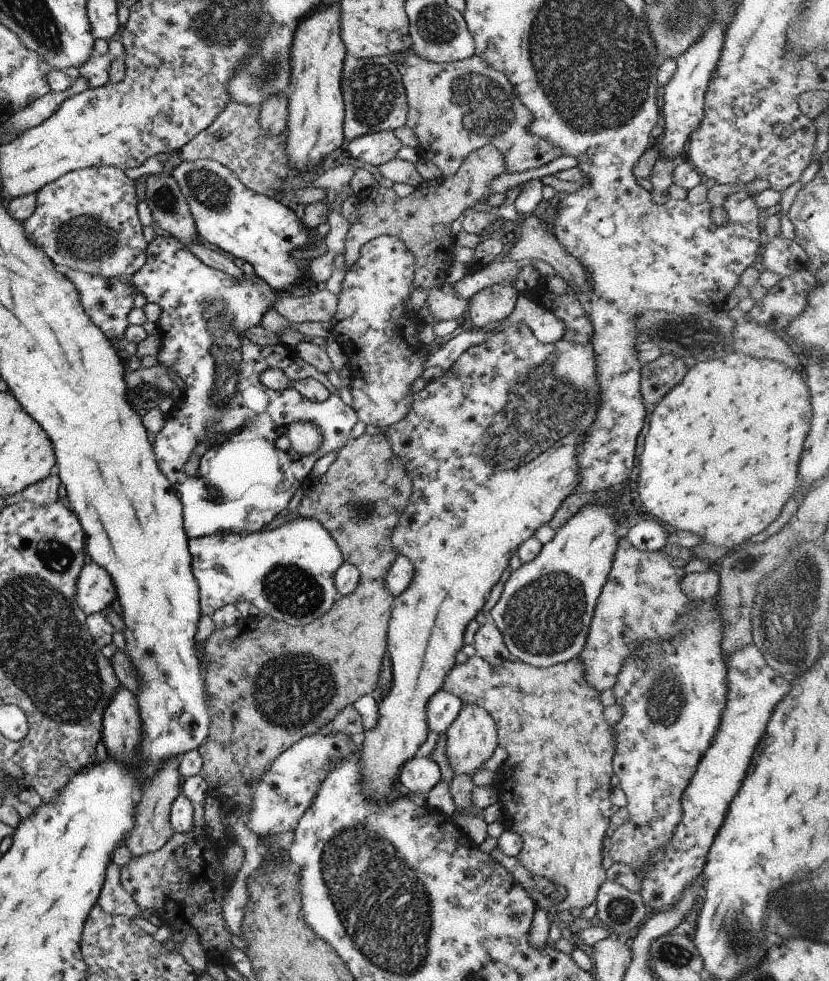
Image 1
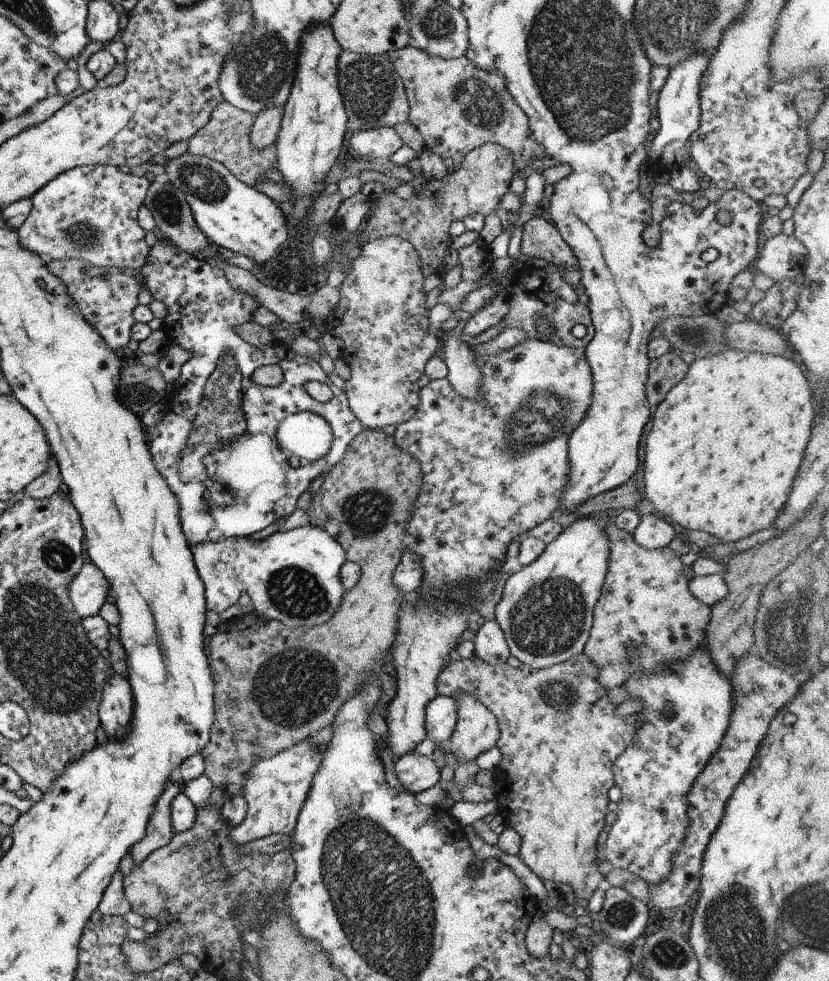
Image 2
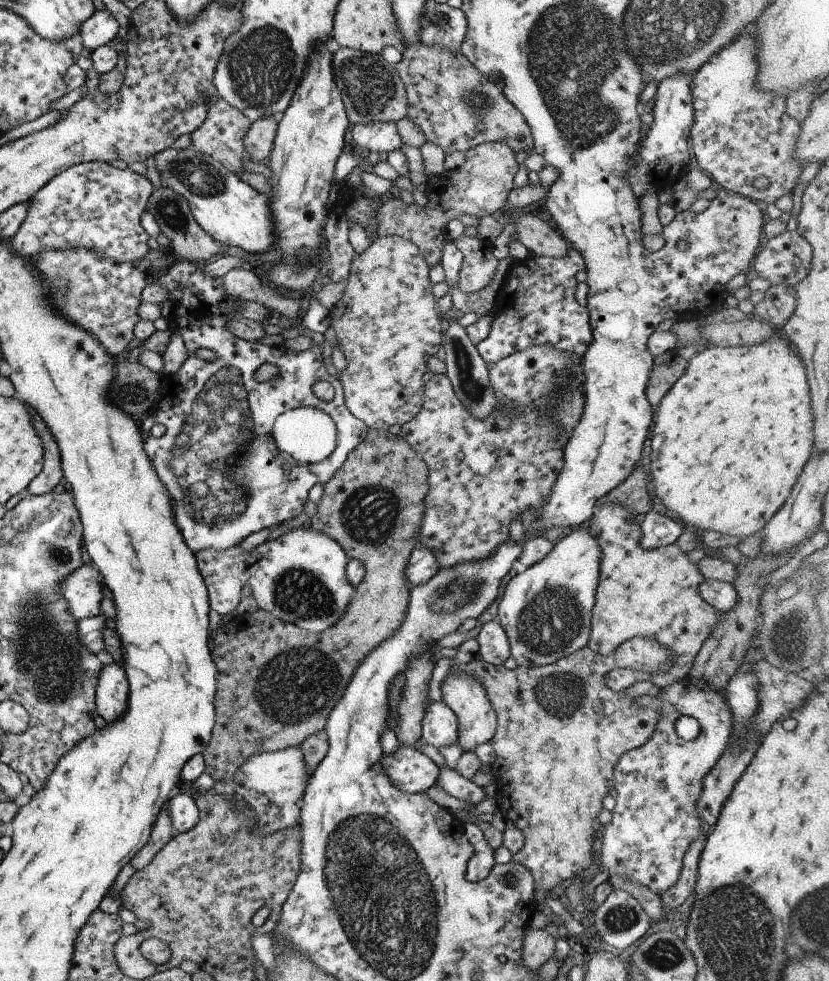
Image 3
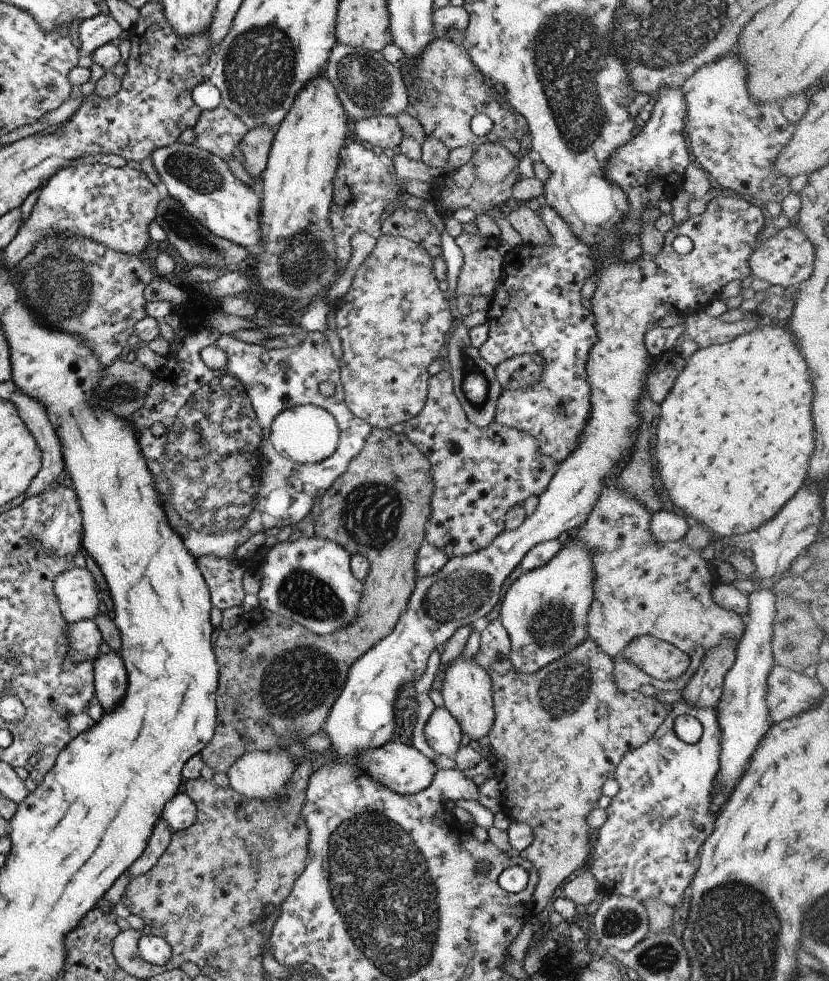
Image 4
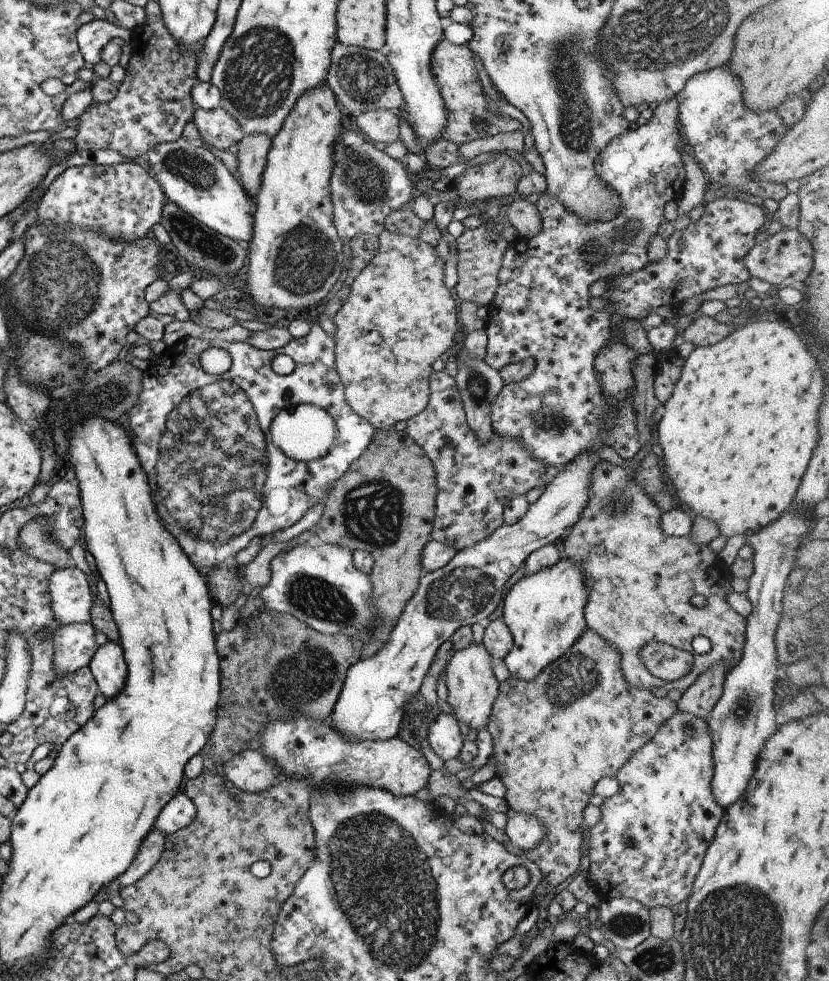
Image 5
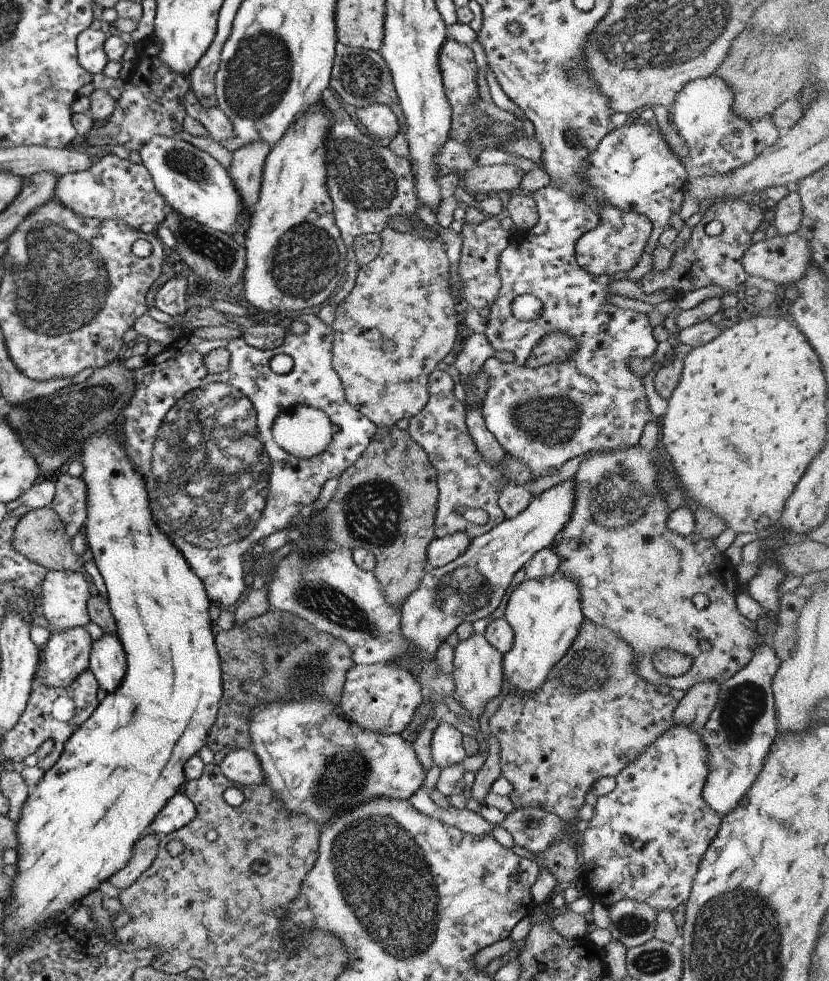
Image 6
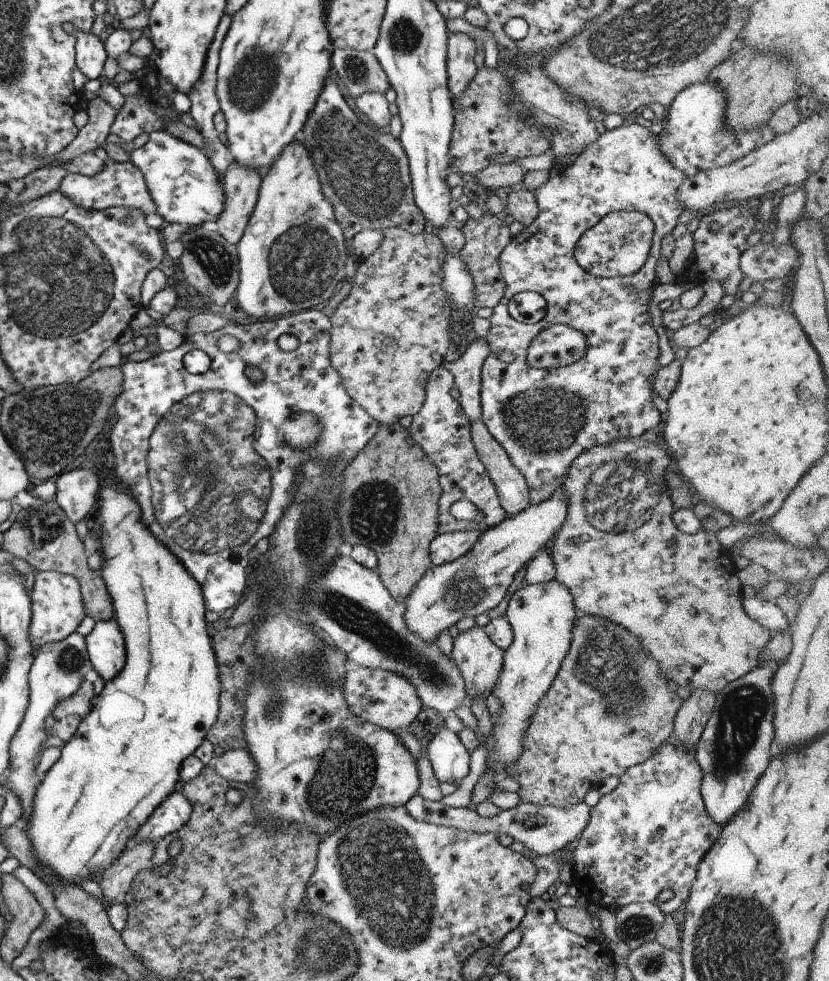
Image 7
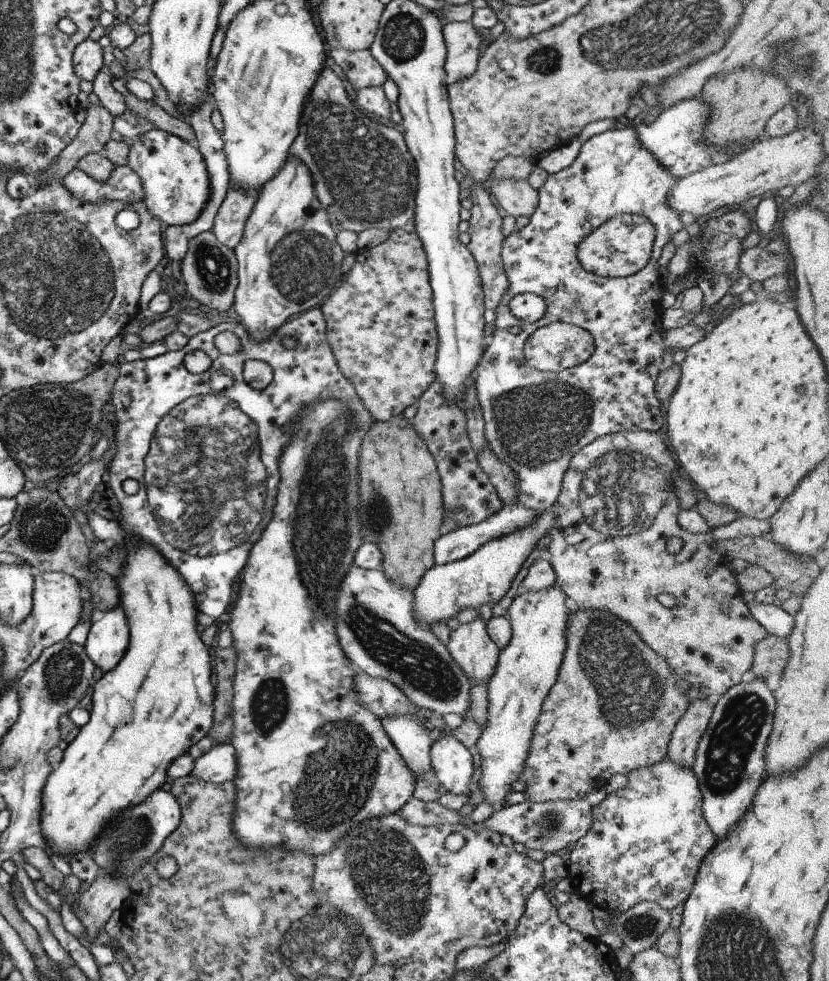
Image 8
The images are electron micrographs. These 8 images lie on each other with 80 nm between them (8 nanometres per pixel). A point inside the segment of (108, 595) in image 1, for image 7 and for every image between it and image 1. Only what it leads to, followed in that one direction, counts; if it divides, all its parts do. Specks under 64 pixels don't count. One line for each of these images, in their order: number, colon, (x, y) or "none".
2: (89, 589)
3: (82, 589)
4: (78, 596)
5: (70, 598)
6: (63, 595)
7: (56, 607)

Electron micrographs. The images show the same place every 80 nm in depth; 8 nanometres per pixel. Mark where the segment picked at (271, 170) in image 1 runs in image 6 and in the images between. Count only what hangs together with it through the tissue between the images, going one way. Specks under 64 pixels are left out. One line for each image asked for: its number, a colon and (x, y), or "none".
2: (224, 138)
3: (220, 135)
4: (217, 131)
5: (217, 129)
6: (220, 128)

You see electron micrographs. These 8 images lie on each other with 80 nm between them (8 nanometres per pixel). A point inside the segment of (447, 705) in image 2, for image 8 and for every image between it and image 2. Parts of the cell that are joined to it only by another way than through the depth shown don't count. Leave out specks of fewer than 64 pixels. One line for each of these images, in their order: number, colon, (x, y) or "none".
3: (438, 726)
4: (441, 732)
5: (442, 735)
6: (446, 748)
7: (449, 759)
8: (451, 762)

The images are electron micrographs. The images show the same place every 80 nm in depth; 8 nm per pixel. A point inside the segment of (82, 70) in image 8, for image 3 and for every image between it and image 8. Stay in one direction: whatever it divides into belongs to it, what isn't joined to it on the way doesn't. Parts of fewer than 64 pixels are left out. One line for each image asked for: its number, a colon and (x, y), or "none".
3: (100, 27)
4: (93, 32)
5: (91, 36)
6: (89, 43)
7: (89, 50)

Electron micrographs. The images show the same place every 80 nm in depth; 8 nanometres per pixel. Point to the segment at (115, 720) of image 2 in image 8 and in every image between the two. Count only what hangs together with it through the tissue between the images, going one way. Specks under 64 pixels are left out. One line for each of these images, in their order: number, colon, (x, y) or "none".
3: (110, 695)
4: (109, 675)
5: (107, 666)
6: (106, 660)
7: (104, 647)
8: (106, 640)

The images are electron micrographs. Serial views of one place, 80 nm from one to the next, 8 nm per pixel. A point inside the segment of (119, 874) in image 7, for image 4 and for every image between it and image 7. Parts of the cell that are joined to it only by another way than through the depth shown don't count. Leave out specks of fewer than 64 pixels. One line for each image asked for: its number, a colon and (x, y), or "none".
4: (159, 837)
5: (152, 846)
6: (144, 850)

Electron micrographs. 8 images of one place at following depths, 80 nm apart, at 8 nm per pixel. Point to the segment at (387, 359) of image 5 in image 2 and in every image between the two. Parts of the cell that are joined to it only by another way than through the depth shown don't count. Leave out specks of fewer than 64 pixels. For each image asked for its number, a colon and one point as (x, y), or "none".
2: (380, 317)
3: (386, 326)
4: (393, 321)

